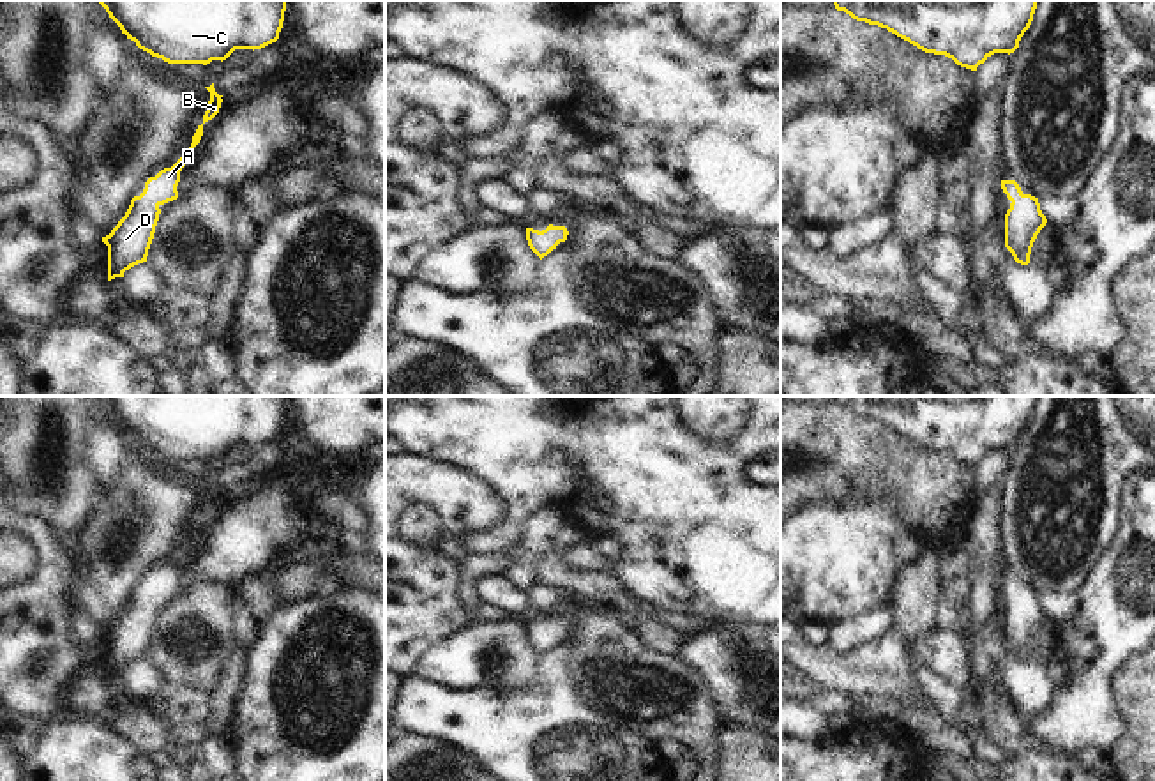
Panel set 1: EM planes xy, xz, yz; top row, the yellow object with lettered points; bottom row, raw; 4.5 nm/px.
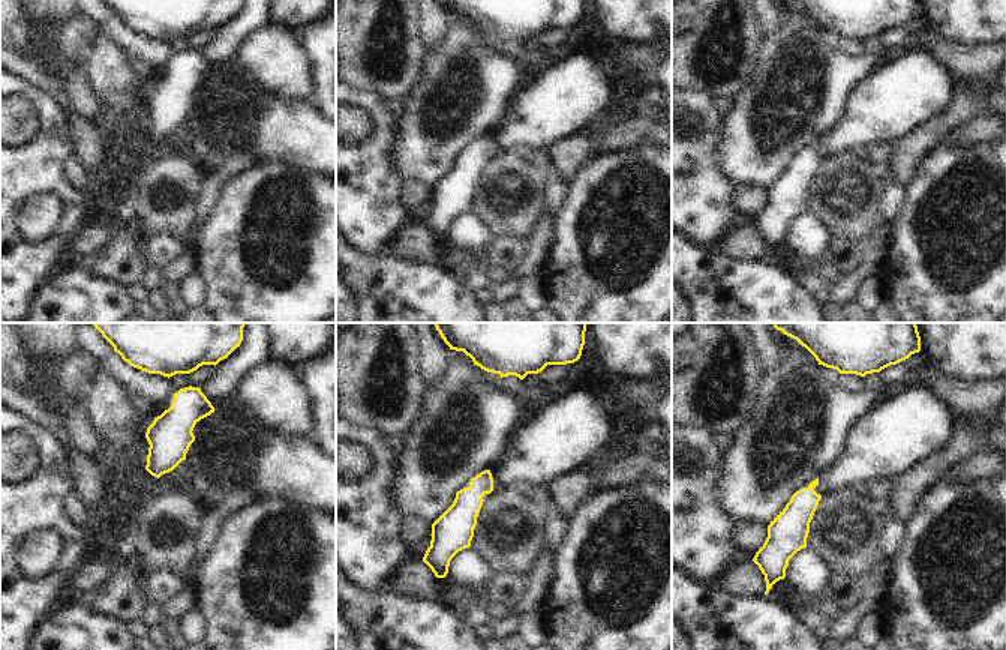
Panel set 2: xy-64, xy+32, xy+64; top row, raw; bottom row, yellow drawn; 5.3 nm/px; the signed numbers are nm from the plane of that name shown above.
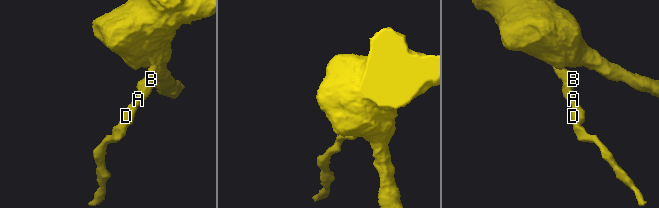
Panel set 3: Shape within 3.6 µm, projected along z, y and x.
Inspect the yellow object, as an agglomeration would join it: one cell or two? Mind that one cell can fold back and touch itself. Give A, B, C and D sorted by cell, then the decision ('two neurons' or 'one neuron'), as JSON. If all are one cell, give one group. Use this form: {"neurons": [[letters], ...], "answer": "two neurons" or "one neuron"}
{"neurons": [["A", "B", "C", "D"]], "answer": "one neuron"}

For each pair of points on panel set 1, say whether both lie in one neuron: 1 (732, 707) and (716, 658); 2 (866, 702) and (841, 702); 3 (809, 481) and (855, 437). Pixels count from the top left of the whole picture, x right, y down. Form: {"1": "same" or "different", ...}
{"1": "same", "2": "different", "3": "same"}

